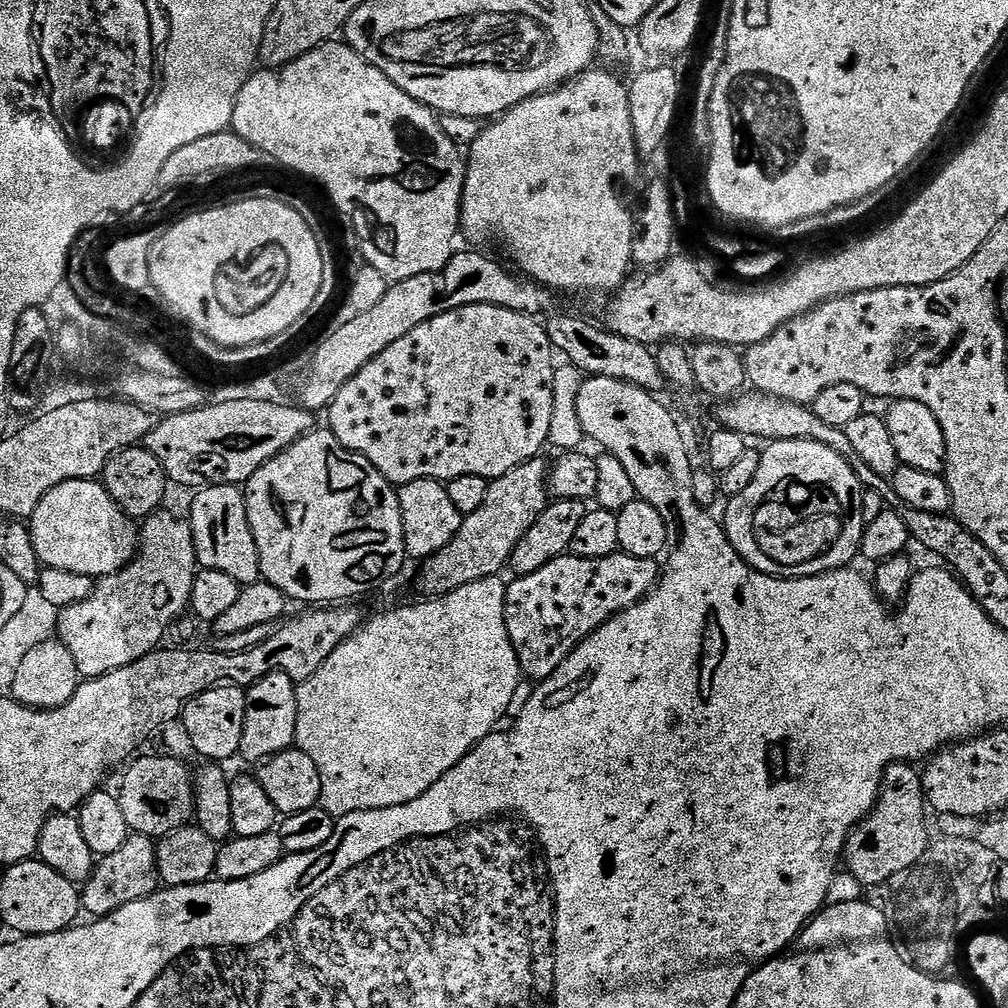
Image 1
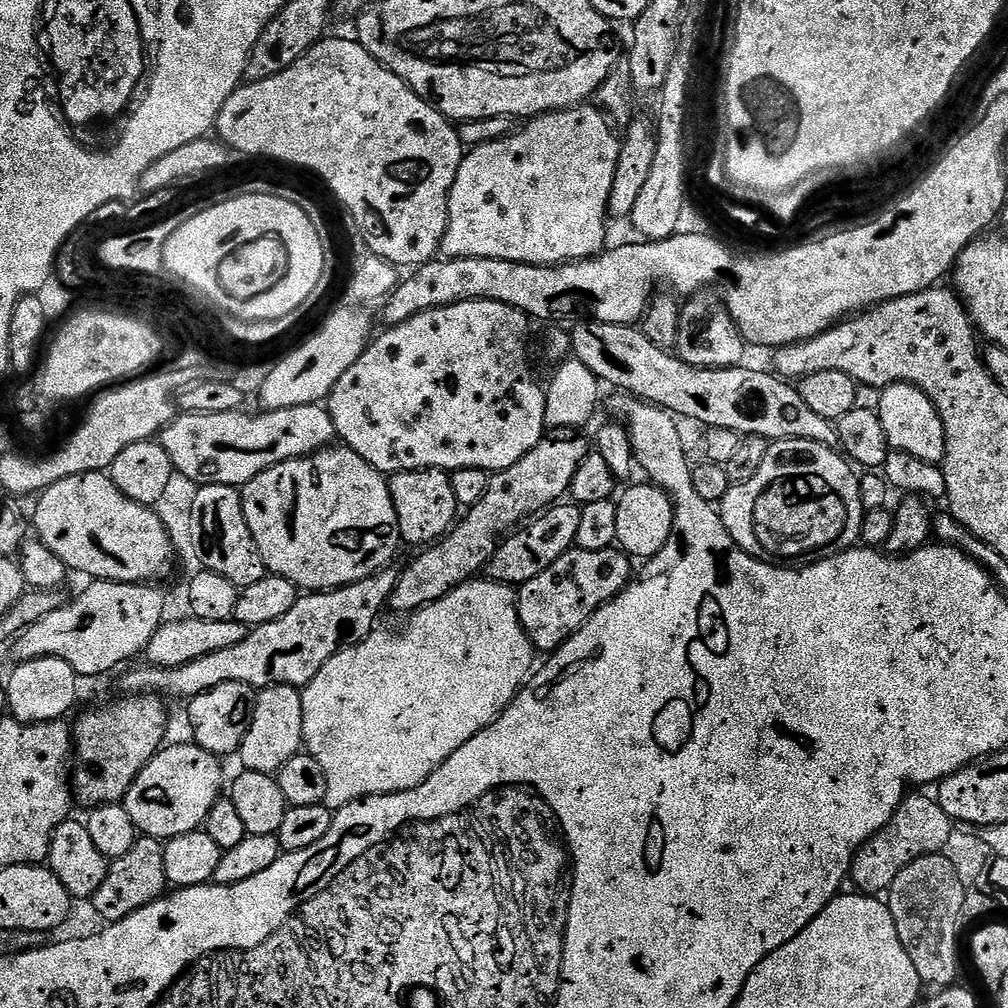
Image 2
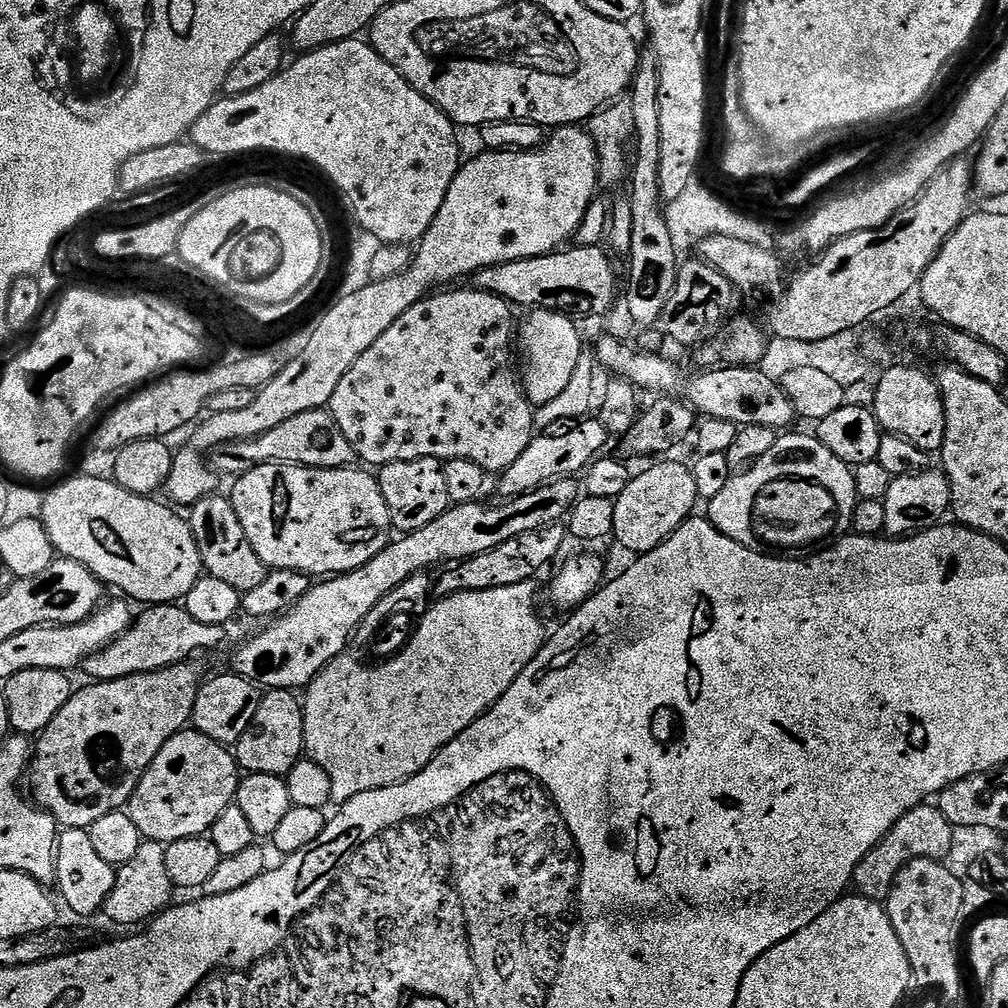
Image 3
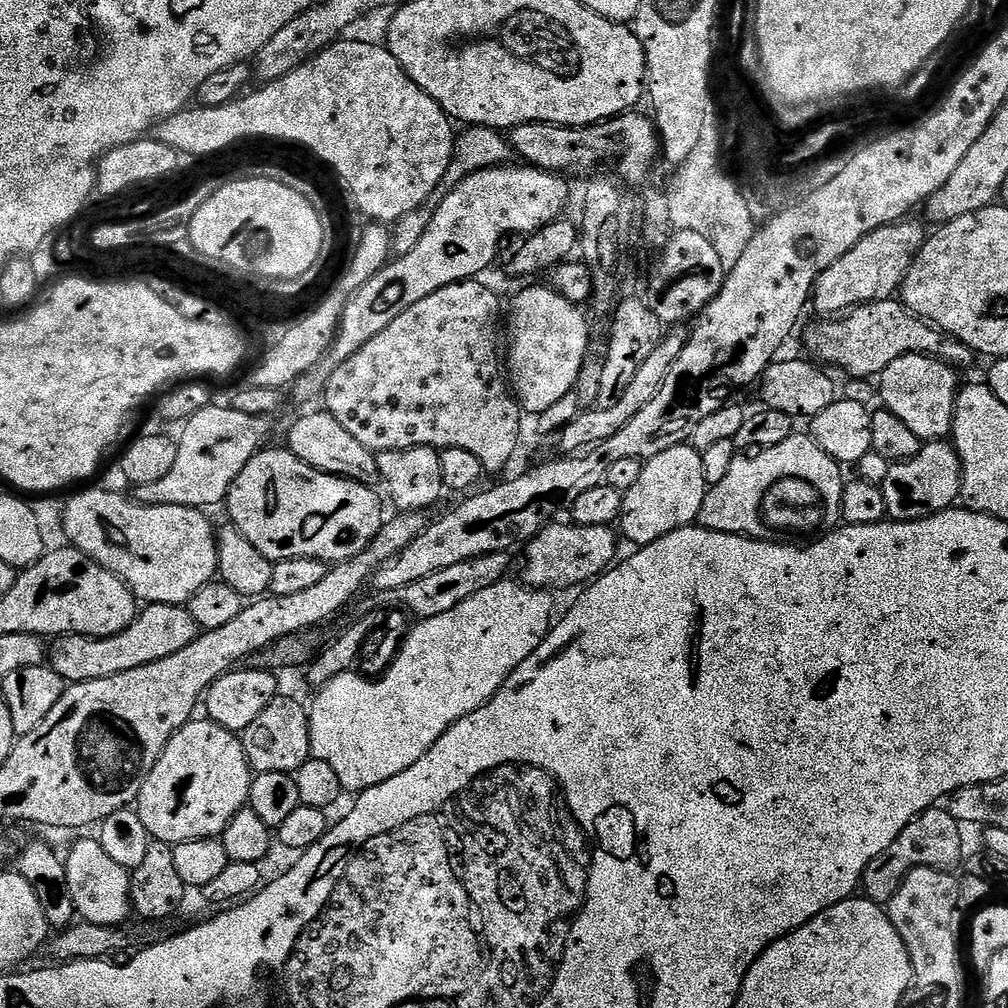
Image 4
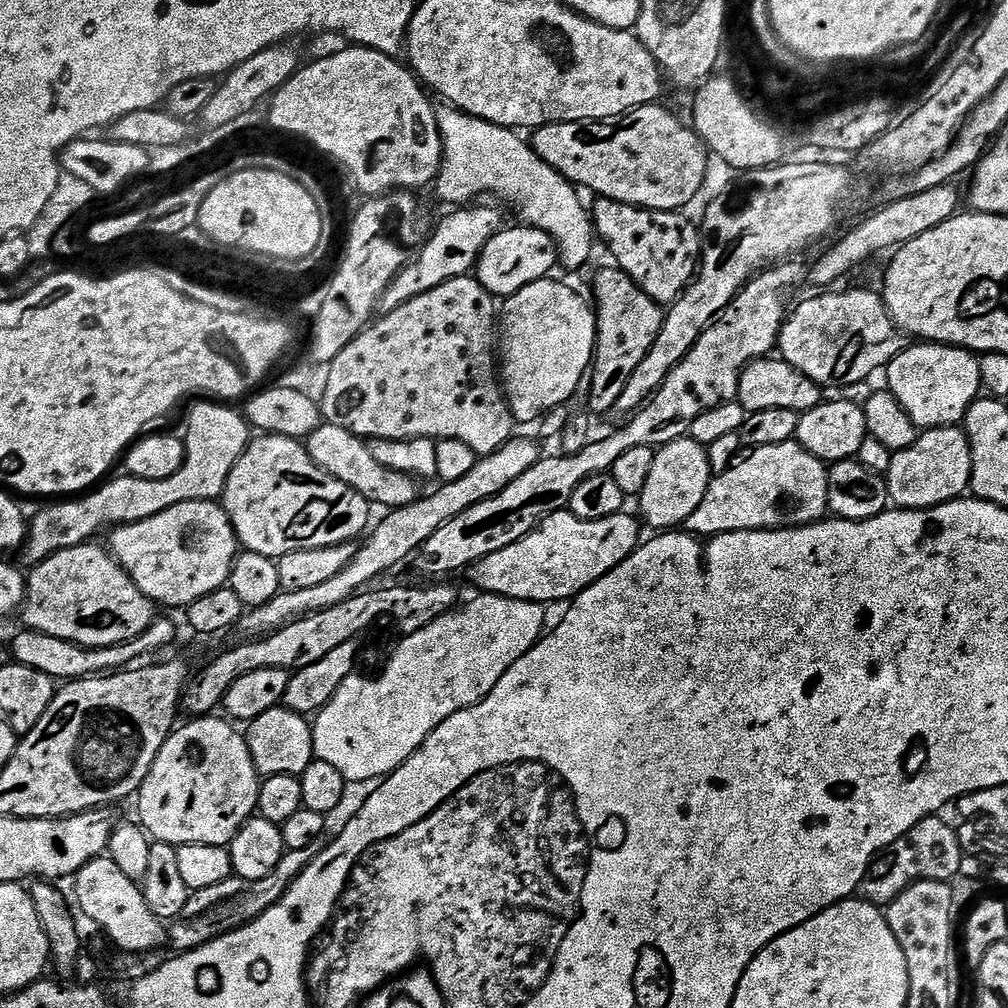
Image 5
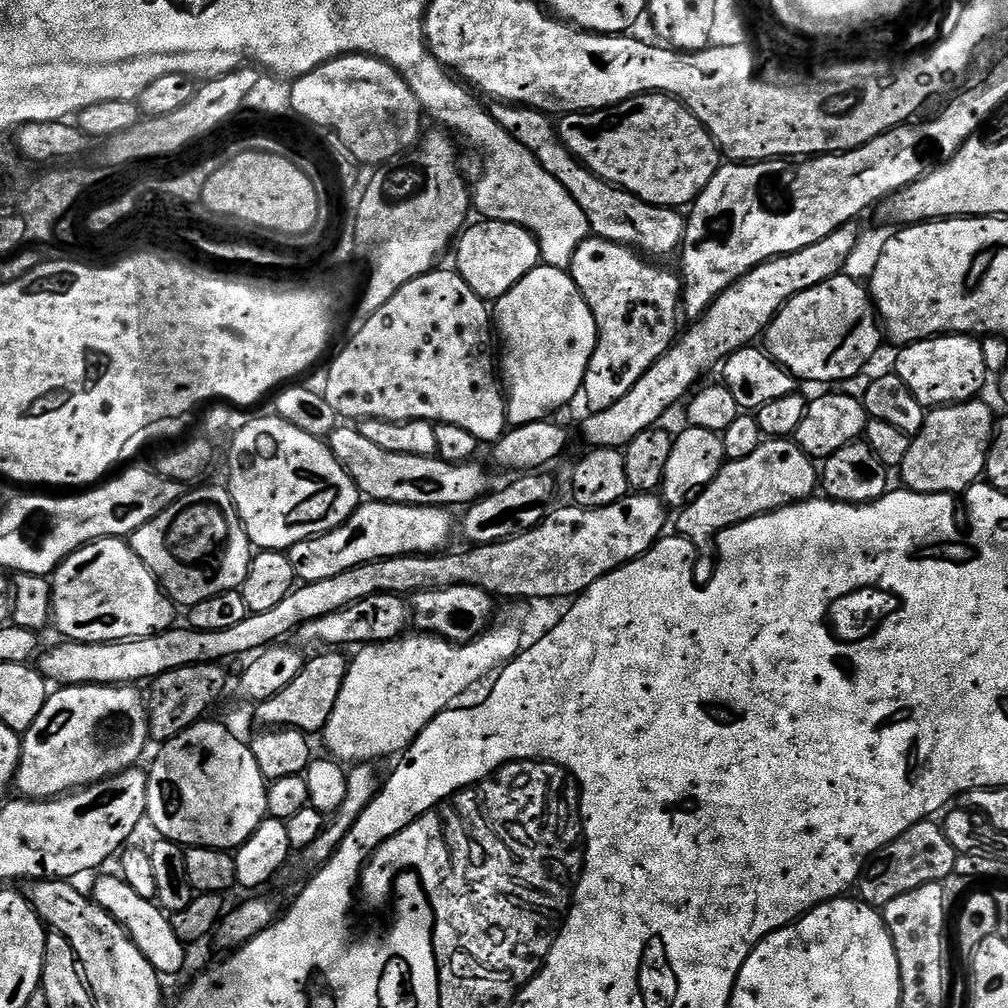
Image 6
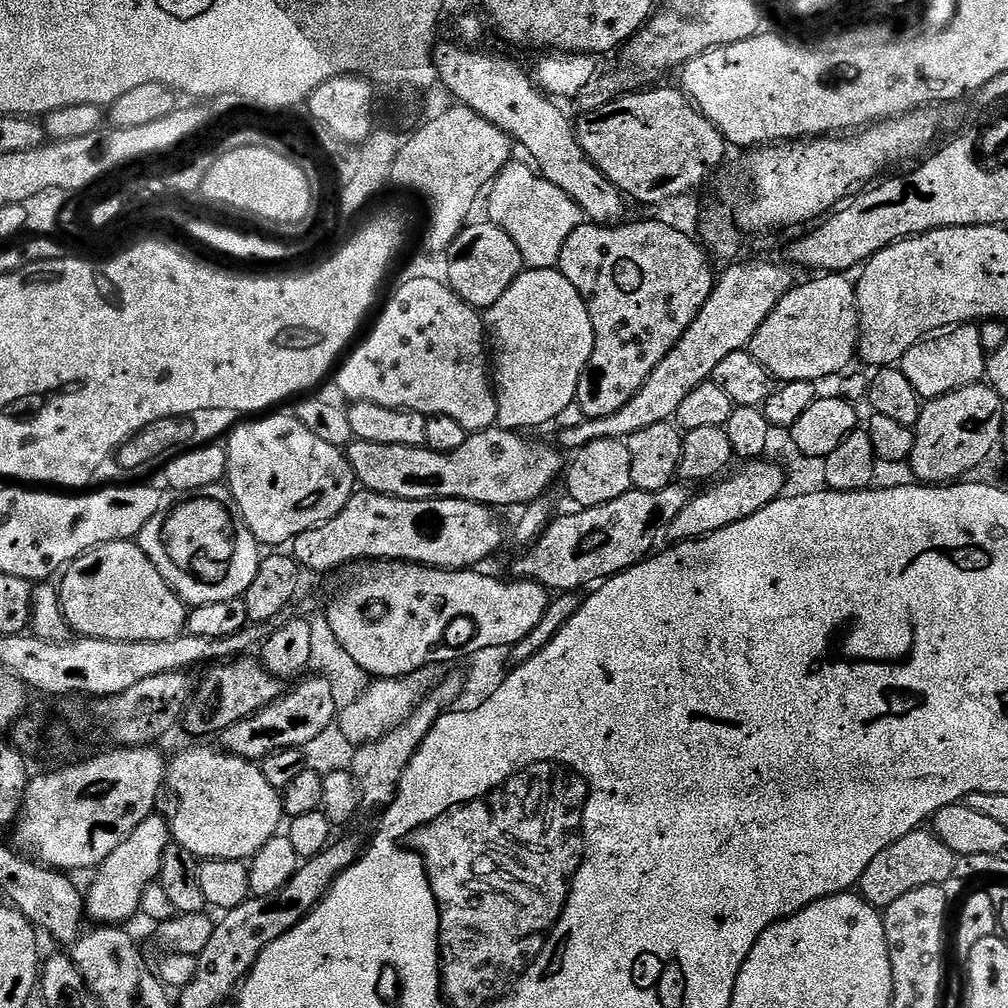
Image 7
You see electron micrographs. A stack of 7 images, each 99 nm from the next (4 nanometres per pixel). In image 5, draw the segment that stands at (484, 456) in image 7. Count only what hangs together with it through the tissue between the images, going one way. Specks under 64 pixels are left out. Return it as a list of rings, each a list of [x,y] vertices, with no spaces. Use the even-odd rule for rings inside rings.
[[[321,423],[320,428],[306,438],[306,447],[310,458],[322,470],[326,470],[326,474],[346,482],[346,486],[358,490],[358,494],[365,496],[373,505],[381,504],[384,510],[391,510],[406,506],[418,498],[418,484],[413,477],[382,466],[382,462],[377,462],[374,454],[370,454],[367,443],[344,428]]]

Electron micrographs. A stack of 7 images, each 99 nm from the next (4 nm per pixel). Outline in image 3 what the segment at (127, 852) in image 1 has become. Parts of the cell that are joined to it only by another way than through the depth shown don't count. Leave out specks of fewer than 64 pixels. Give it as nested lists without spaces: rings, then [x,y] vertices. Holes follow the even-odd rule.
[[[144,840],[138,846],[138,854],[130,858],[130,862],[116,868],[116,881],[114,890],[106,898],[102,909],[105,916],[112,924],[121,924],[128,928],[131,924],[144,926],[156,919],[168,908],[173,907],[172,892],[174,886],[170,882],[170,873],[166,870],[166,847],[156,840]]]

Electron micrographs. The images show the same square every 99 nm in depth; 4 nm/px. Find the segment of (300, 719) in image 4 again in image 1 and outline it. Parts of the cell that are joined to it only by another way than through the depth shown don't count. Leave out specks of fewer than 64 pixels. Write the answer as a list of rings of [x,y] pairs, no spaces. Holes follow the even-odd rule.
[[[271,672],[247,689],[246,726],[242,726],[242,746],[239,750],[241,757],[263,762],[295,745],[298,726],[297,687],[297,681],[291,680],[286,673]]]

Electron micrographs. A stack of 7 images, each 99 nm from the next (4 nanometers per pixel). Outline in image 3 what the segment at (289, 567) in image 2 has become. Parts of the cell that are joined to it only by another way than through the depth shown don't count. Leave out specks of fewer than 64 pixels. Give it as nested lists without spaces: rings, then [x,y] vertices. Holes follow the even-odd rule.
[[[274,463],[258,464],[239,473],[237,480],[240,481],[230,491],[234,514],[238,514],[238,522],[242,522],[254,554],[262,558],[267,568],[303,572],[309,578],[331,578],[366,566],[366,562],[390,543],[394,529],[386,498],[382,498],[380,481],[373,473],[371,476],[358,469],[356,466],[304,468],[300,464]]]

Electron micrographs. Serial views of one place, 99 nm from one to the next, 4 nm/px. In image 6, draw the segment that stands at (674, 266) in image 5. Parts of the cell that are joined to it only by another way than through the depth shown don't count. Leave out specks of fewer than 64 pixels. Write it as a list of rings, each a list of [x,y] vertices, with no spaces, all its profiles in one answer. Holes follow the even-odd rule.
[[[503,102],[497,103],[491,113],[523,148],[534,154],[542,170],[553,176],[572,195],[574,202],[582,206],[582,214],[586,214],[593,237],[635,250],[648,258],[668,256],[671,252],[681,251],[686,220],[677,209],[647,204],[624,189],[617,188],[615,184],[607,184],[605,180],[595,176],[589,168],[585,168],[576,157],[568,153],[564,143],[560,141],[557,125],[551,124],[547,115]]]

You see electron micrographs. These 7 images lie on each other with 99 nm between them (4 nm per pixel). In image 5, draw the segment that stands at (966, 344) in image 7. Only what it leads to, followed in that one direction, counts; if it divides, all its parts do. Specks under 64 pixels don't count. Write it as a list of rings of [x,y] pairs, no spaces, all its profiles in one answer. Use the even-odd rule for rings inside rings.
[[[916,342],[905,347],[889,362],[886,375],[888,375],[887,391],[898,398],[902,410],[910,414],[910,422],[916,424],[917,429],[954,428],[963,425],[968,408],[981,395],[980,383],[980,356],[969,352],[966,348],[954,348],[951,344],[933,344],[931,342]]]

